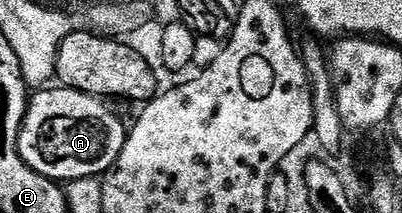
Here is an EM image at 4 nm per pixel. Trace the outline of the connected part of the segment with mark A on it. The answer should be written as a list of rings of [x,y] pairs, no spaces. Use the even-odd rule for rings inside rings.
[[[43,87],[27,102],[27,114],[19,132],[19,154],[33,171],[60,183],[86,177],[102,178],[116,168],[127,142],[128,126],[102,97],[70,88]]]

